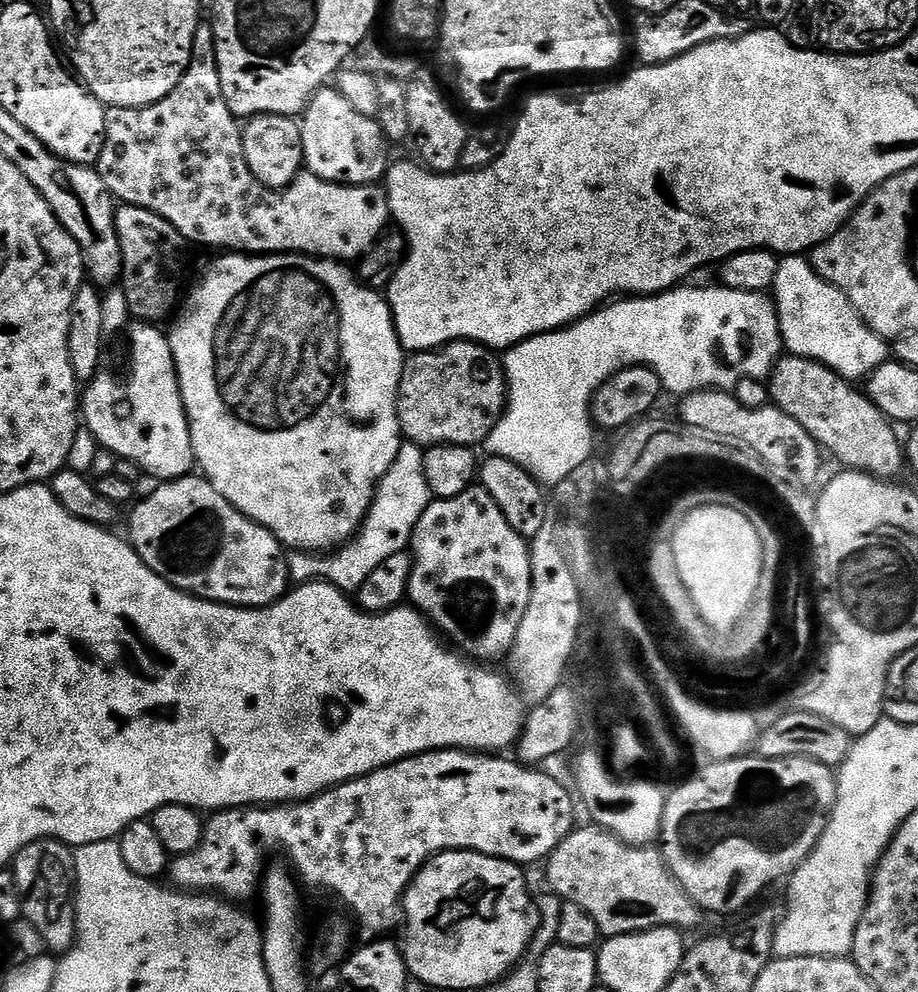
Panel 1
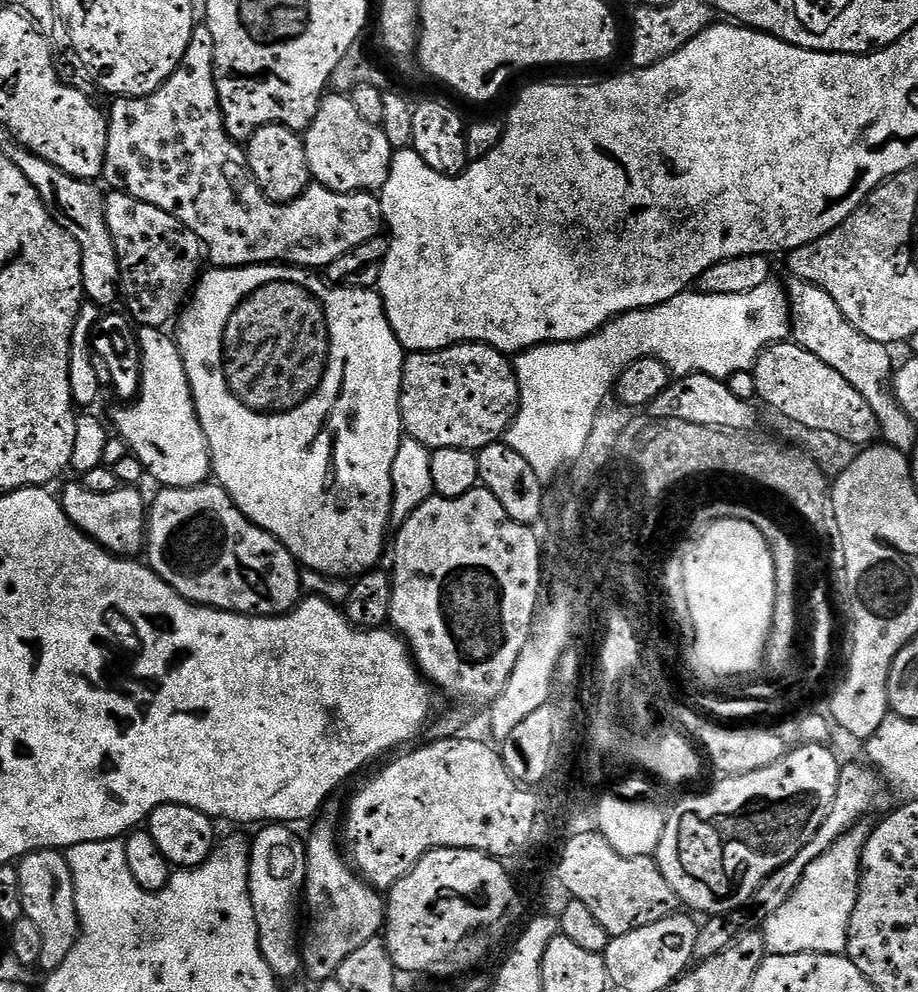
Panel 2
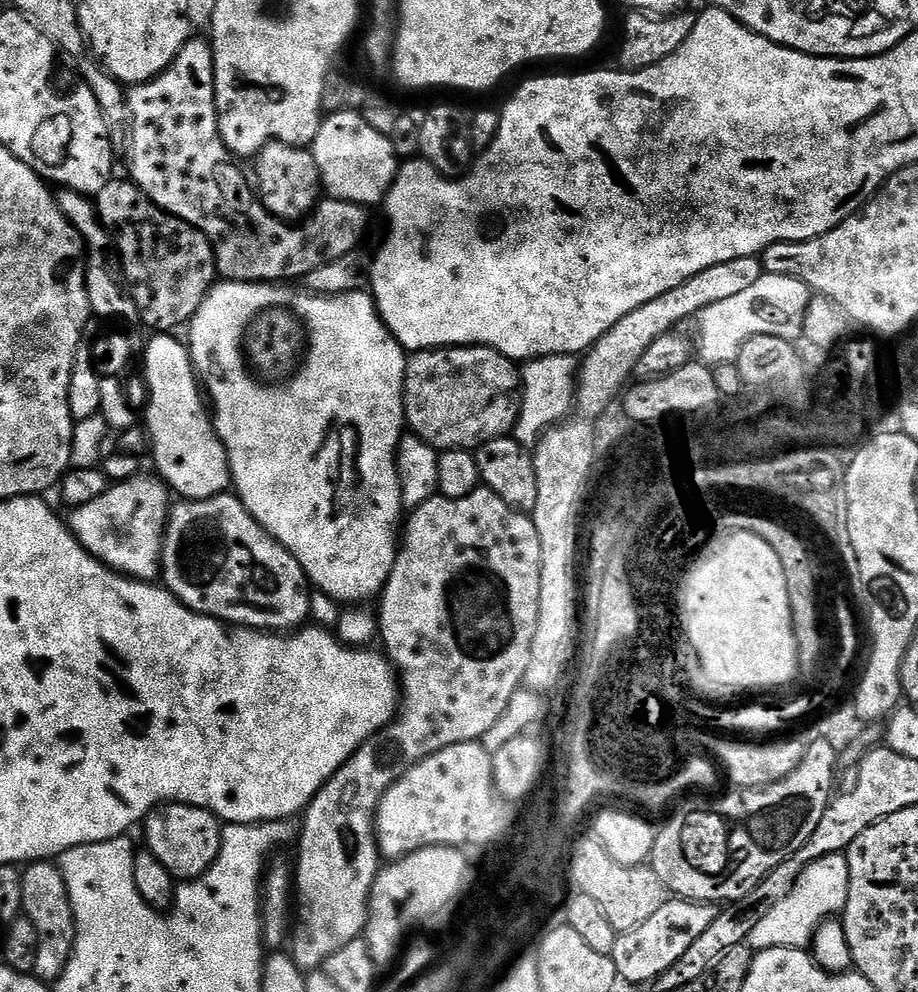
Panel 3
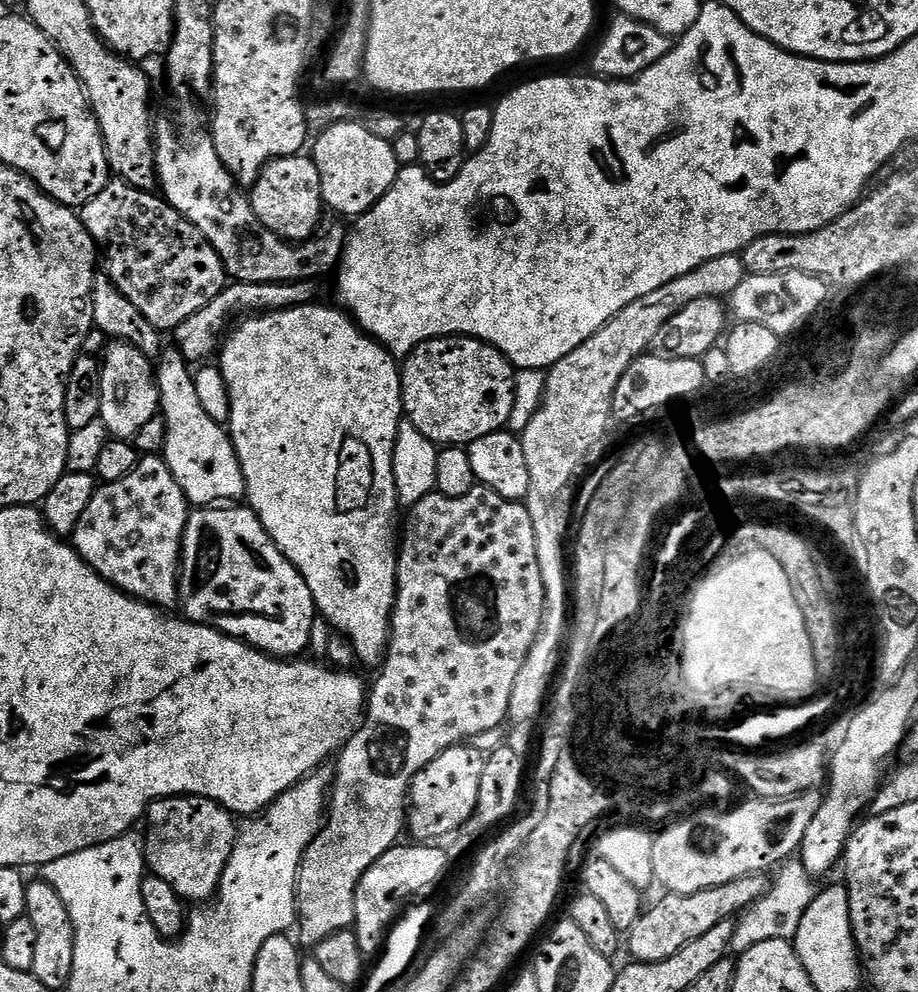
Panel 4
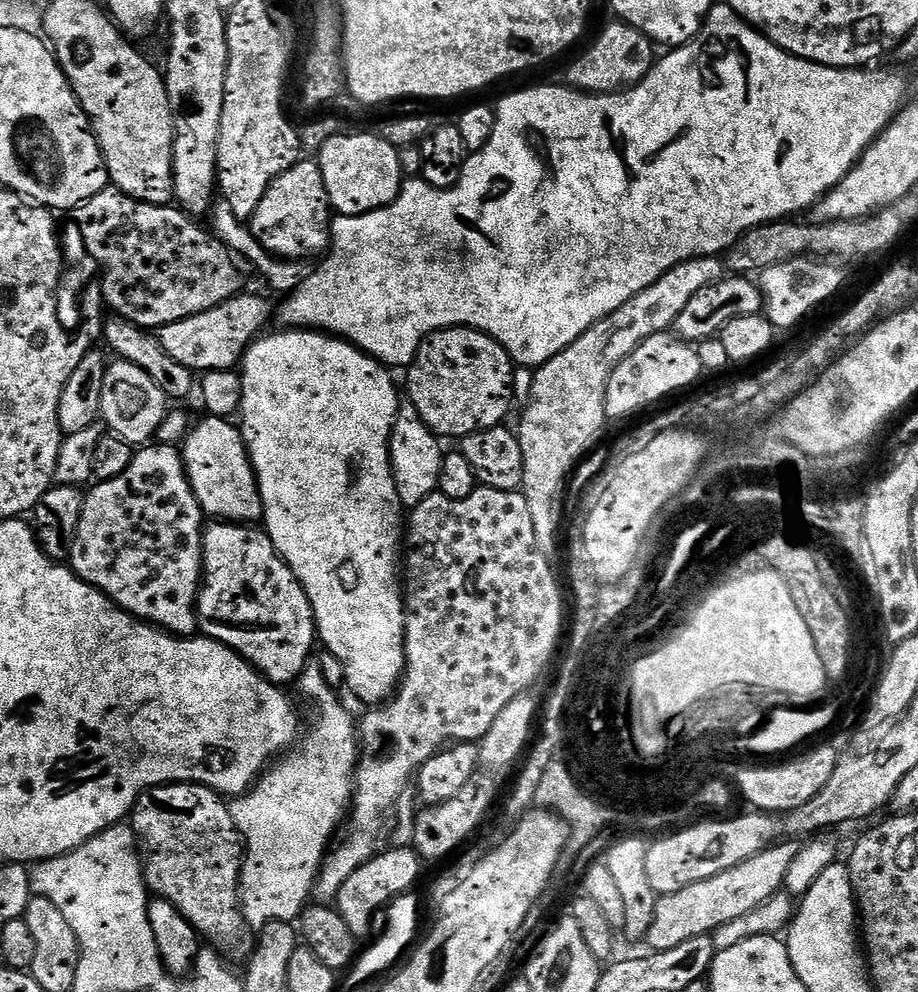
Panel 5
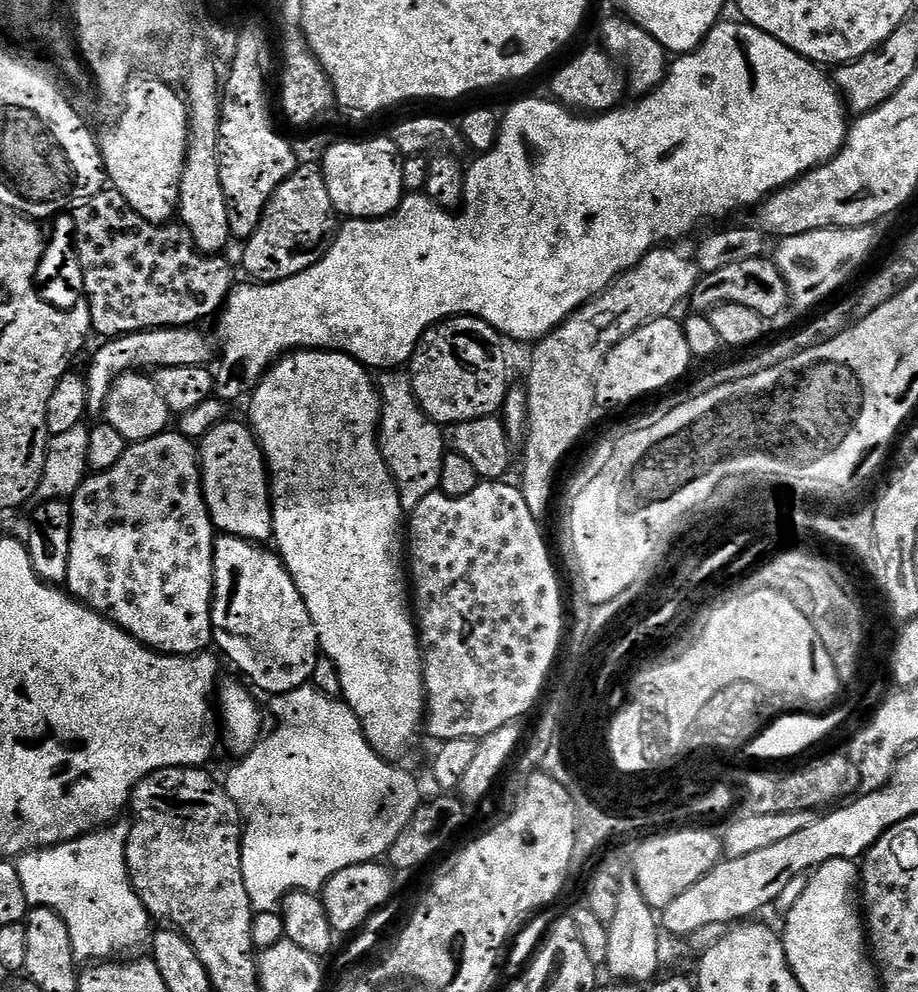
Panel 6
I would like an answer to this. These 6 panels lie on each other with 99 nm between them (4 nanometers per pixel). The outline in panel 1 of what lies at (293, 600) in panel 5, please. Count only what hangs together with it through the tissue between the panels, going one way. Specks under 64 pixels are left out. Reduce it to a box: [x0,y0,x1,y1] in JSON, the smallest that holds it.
[127,474,289,608]

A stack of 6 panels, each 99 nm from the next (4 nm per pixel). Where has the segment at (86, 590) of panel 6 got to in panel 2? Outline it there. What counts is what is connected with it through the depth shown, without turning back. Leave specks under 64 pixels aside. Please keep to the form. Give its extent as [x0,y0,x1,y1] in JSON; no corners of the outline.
[58,482,149,558]

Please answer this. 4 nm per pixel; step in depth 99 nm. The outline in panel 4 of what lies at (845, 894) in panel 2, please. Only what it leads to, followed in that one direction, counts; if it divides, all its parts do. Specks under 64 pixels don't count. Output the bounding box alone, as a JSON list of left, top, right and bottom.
[731,858,818,954]

